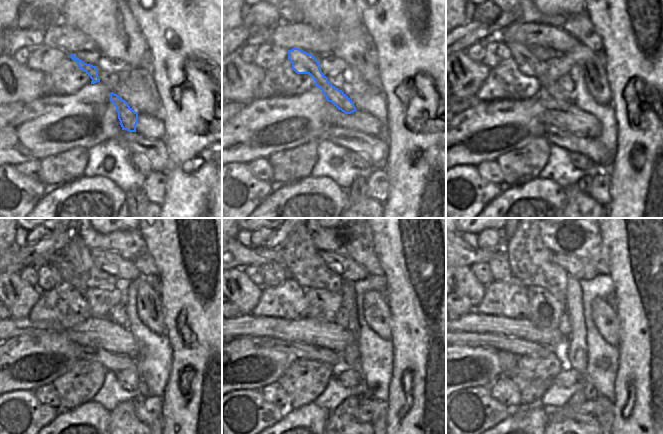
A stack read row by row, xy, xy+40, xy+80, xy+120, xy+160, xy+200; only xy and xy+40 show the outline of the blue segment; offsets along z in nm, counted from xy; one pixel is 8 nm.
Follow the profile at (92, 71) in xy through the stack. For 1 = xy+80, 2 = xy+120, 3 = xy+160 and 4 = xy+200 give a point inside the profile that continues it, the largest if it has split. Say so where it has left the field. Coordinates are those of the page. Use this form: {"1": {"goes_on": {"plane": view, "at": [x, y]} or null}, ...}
{"1": {"goes_on": {"plane": "xy+80", "at": [528, 65]}}, "2": {"goes_on": {"plane": "xy+120", "at": [68, 275]}}, "3": {"goes_on": {"plane": "xy+160", "at": [242, 256]}}, "4": {"goes_on": {"plane": "xy+200", "at": [466, 255]}}}

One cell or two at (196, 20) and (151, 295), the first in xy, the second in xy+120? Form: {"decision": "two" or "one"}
{"decision": "two"}

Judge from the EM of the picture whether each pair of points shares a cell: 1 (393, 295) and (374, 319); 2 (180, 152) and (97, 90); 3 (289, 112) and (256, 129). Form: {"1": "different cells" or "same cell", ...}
{"1": "different cells", "2": "different cells", "3": "same cell"}

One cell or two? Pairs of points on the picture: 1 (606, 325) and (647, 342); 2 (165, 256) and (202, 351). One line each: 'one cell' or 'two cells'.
1: two cells
2: one cell

